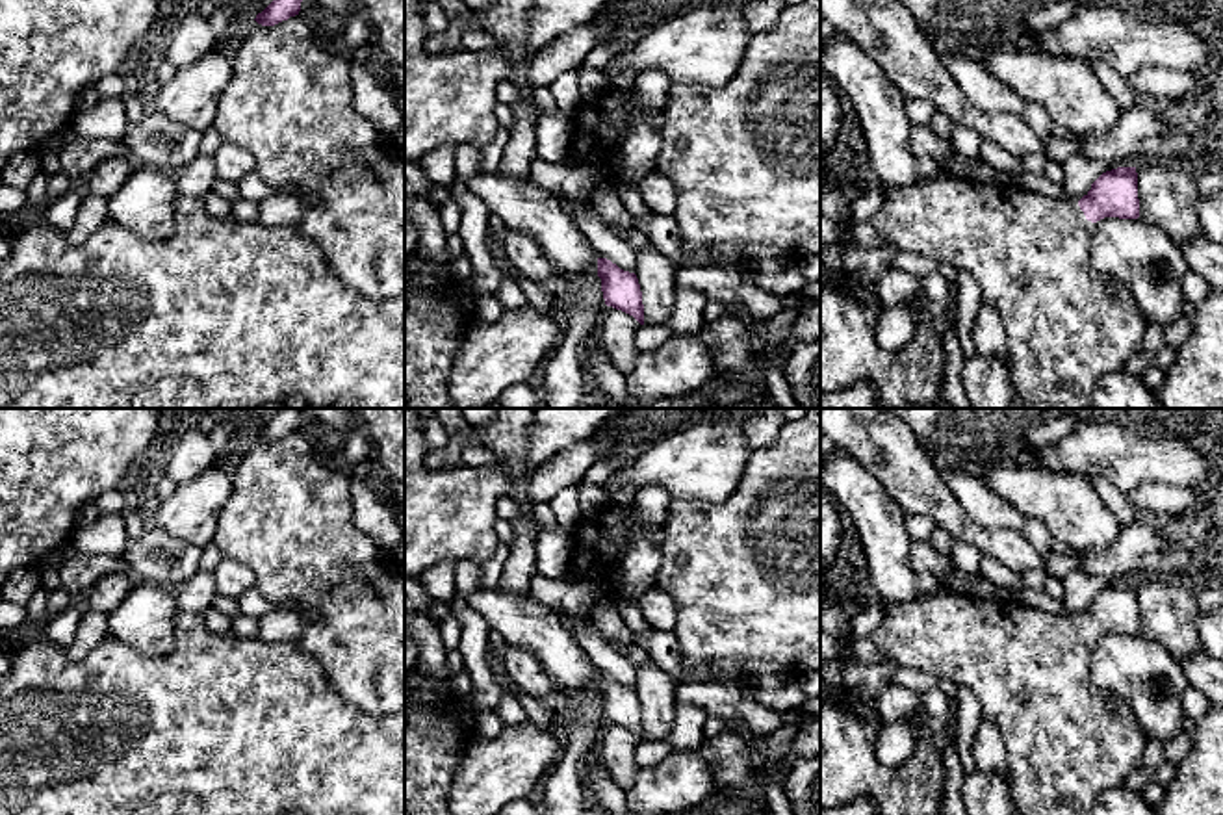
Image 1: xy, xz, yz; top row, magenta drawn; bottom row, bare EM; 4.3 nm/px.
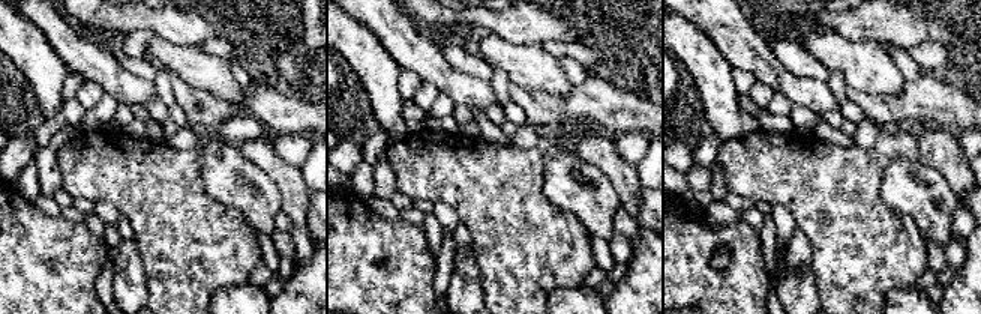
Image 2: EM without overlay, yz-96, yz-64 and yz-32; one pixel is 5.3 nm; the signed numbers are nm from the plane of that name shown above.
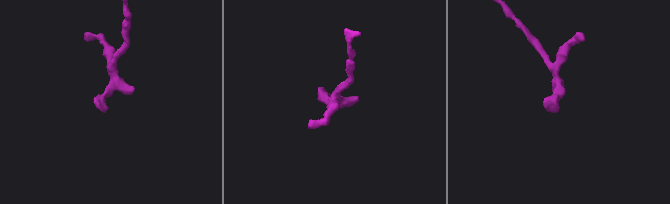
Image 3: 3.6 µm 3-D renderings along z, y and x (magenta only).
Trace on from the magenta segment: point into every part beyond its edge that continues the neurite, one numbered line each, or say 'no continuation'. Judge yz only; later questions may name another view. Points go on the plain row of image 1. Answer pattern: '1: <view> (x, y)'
1: yz (1066, 741)

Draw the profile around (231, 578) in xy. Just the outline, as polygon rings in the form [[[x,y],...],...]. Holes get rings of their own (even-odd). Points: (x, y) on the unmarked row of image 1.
[[[223,559],[213,570],[215,590],[238,600],[245,590],[256,587],[254,572],[243,563]]]

